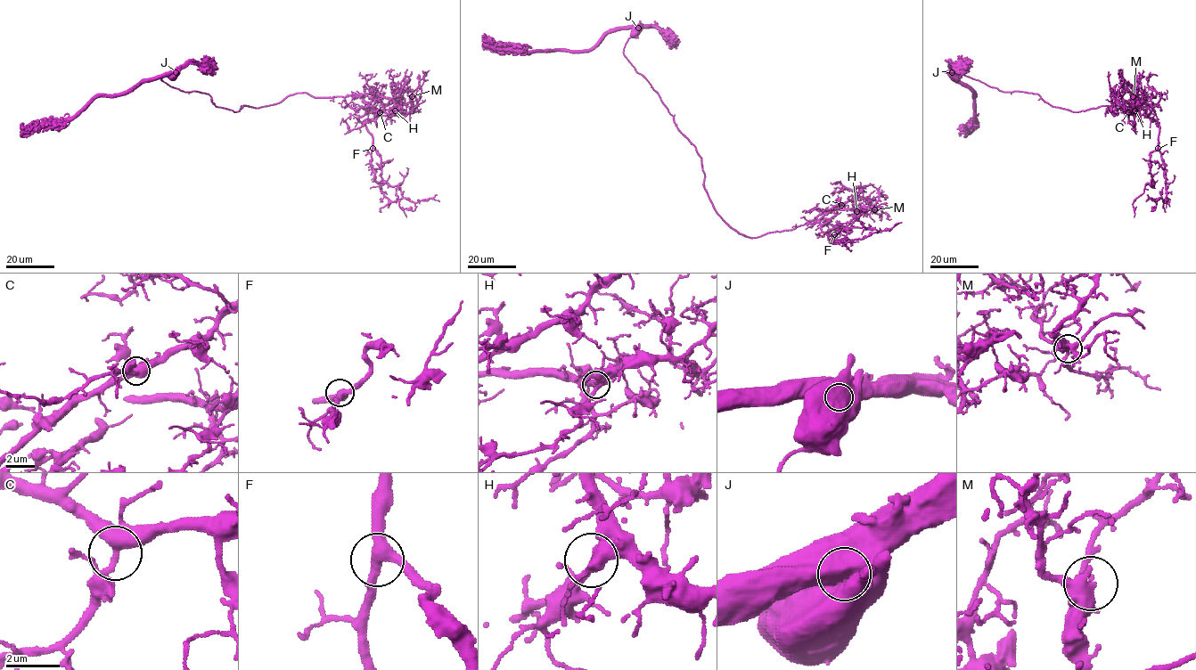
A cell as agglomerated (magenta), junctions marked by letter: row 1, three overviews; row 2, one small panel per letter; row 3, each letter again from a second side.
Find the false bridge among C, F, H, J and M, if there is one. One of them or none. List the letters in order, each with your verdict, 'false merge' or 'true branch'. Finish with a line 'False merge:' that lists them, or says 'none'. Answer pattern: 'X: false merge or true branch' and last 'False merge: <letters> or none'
C: true branch
F: true branch
H: true branch
J: false merge
M: true branch
False merge: J

